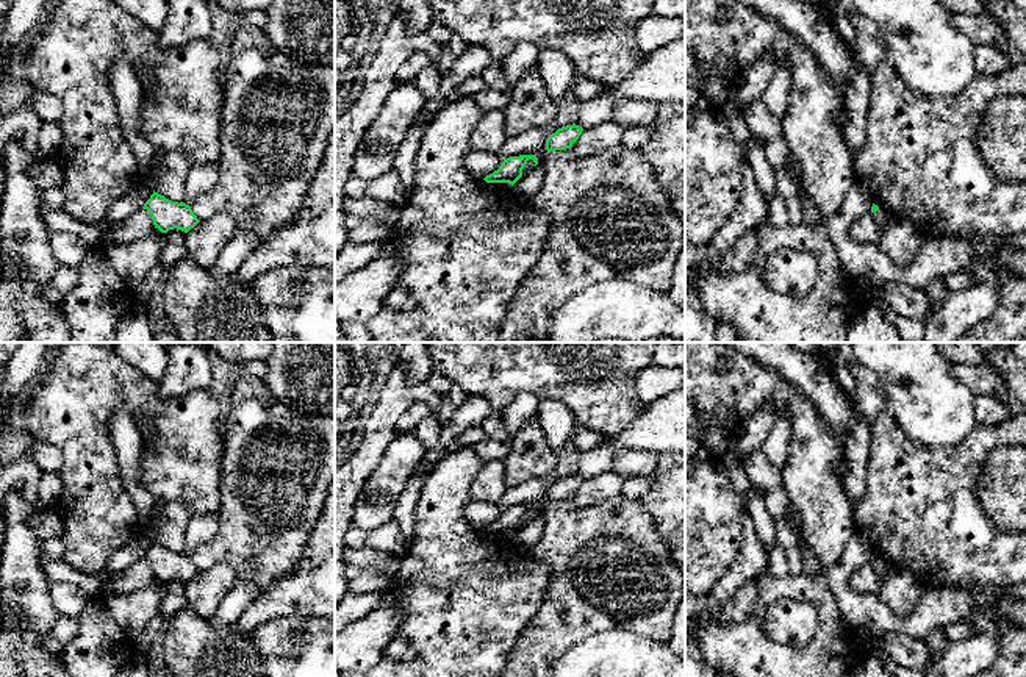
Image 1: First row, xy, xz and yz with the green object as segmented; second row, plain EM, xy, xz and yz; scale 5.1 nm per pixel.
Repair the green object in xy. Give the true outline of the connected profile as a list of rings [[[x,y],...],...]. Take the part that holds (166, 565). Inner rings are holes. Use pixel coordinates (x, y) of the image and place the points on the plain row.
[[[155,541],[142,558],[150,563],[155,578],[161,583],[174,578],[188,583],[200,572],[189,555],[172,552]]]

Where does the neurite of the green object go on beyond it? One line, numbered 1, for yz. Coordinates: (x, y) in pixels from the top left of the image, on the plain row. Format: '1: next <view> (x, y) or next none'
1: next yz (882, 566)

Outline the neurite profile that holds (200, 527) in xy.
[[[216,513],[192,514],[185,532],[183,553],[191,555],[200,544],[210,541],[219,530]]]

